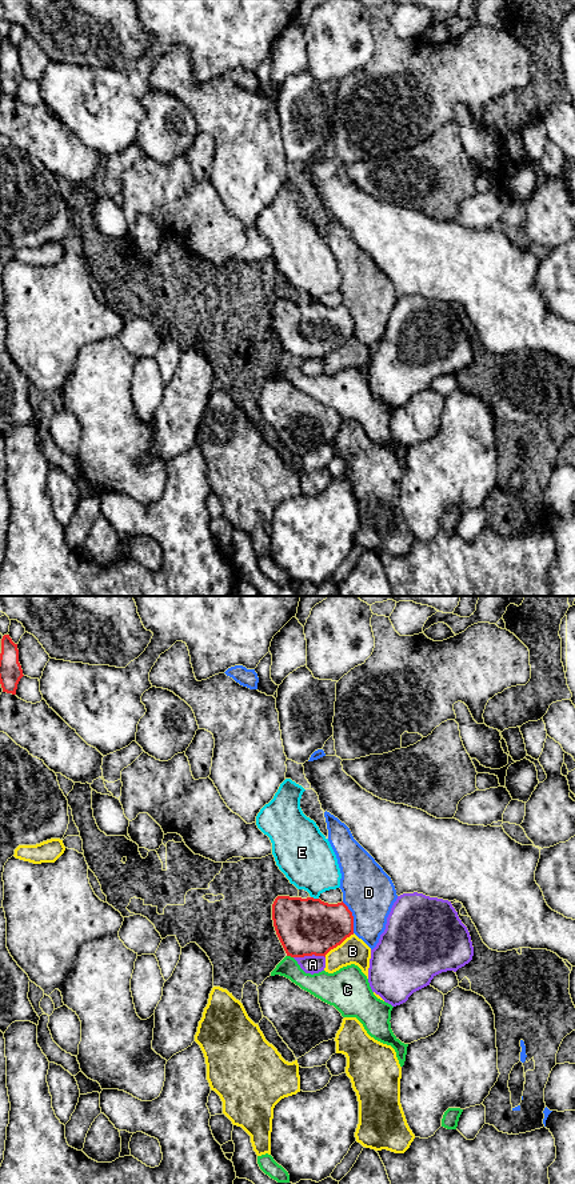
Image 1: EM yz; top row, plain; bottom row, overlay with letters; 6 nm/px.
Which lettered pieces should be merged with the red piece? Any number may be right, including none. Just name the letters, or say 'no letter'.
no letter

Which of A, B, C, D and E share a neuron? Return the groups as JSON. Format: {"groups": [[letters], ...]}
{"groups": [["A"], ["B"], ["C"], ["D"], ["E"]]}

